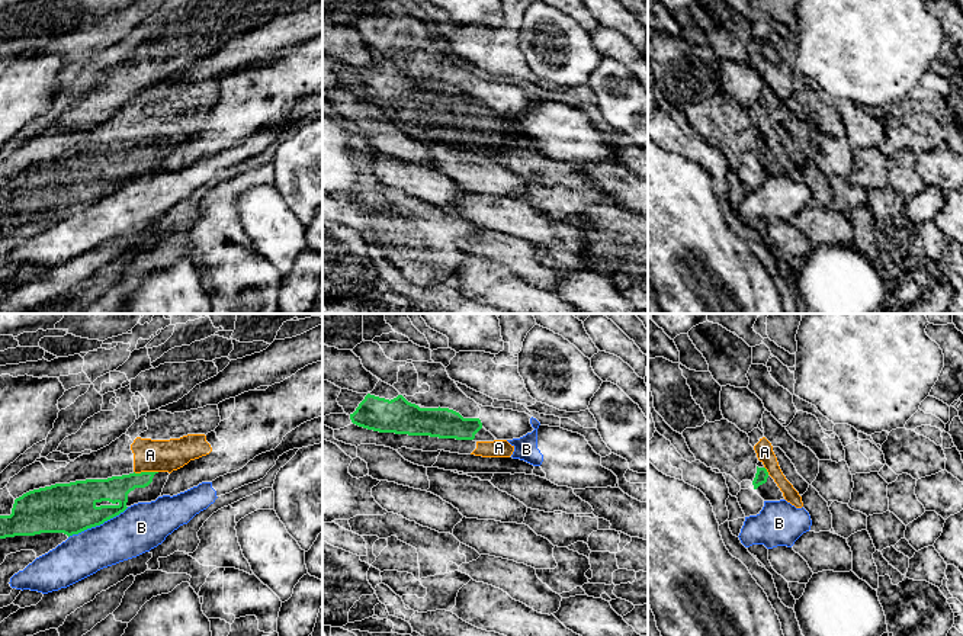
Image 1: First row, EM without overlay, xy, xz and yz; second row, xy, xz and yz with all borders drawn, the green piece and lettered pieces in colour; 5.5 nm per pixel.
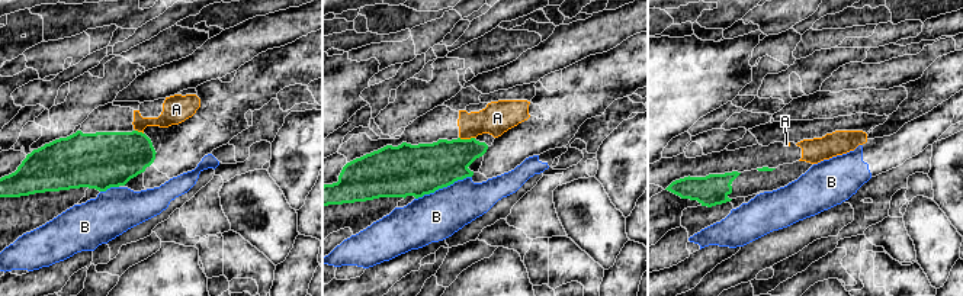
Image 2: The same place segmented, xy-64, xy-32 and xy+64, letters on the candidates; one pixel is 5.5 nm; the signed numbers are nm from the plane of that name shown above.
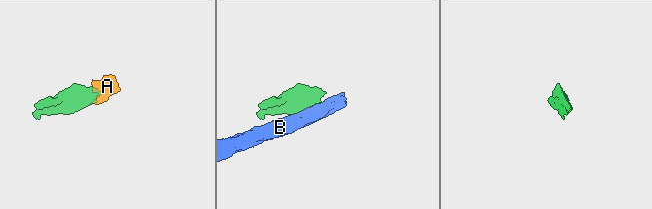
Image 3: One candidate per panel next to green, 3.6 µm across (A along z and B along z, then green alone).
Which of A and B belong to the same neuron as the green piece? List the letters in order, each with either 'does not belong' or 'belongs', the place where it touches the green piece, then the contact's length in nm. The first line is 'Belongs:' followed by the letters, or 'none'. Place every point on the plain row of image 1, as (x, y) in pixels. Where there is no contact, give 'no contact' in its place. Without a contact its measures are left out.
Belongs: A
A: belongs | xy (145, 147) | 140 nm
B: does not belong | xy (98, 199) | 380 nm

